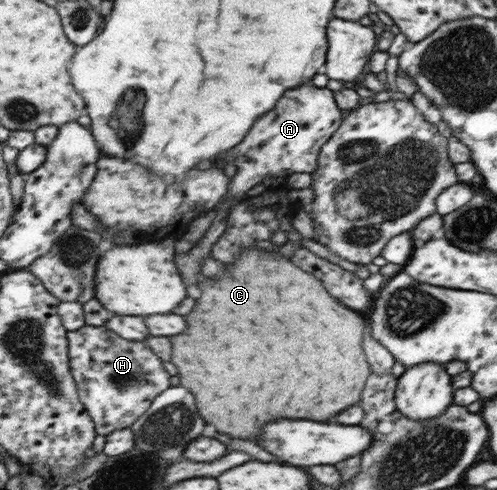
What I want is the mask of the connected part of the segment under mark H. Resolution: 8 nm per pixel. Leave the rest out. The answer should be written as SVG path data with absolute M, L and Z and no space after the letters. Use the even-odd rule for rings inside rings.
M91 325L79 331L69 332L68 339L72 374L80 389L80 399L93 416L99 435L106 437L117 430L131 428L139 417L148 413L156 398L171 388L171 375L165 371L163 361L143 341L127 341L107 327L91 327Z

